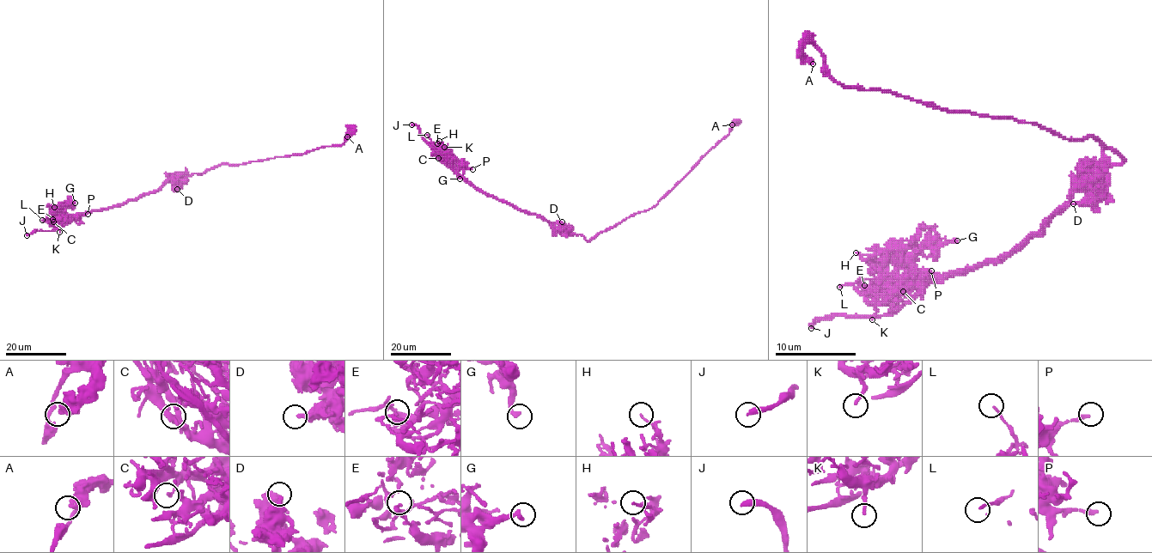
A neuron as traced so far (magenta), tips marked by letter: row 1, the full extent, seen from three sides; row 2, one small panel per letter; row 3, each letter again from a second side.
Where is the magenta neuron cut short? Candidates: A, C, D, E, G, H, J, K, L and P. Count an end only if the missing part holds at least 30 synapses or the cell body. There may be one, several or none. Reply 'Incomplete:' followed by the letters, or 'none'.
Incomplete: J

